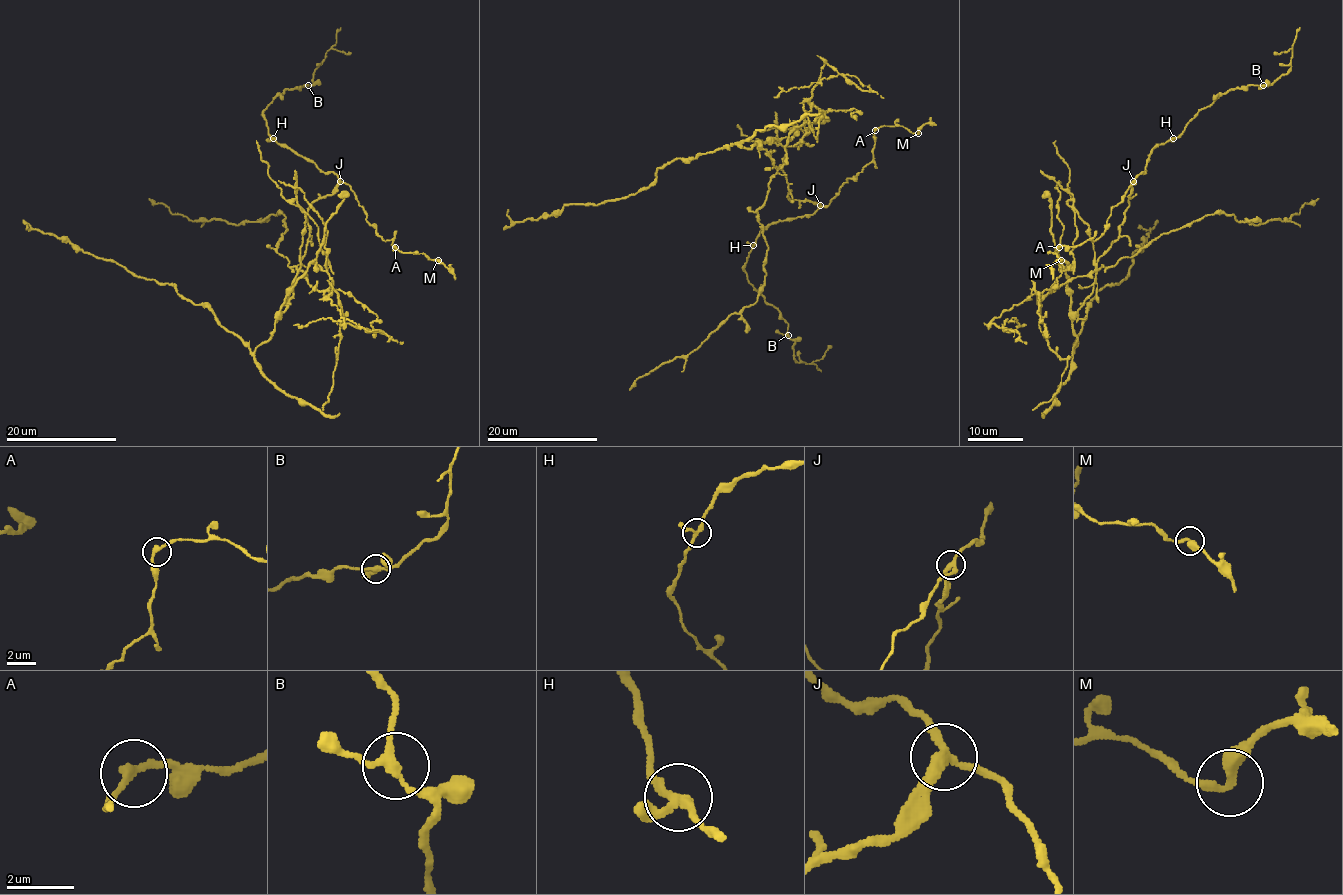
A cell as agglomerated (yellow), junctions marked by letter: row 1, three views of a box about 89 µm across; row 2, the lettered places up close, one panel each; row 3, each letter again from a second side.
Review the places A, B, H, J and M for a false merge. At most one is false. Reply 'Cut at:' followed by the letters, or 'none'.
Cut at: J

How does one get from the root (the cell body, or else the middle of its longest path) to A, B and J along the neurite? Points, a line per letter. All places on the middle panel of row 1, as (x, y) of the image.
A: (781, 170), (791, 201), (812, 201), (825, 206), (846, 179), (853, 179), (872, 159), (875, 130)
B: (781, 170), (789, 199), (812, 201), (818, 208), (812, 215), (769, 224), (744, 270), (788, 324), (788, 335)
J: (781, 170), (787, 179), (789, 190), (787, 195), (791, 201), (812, 201), (820, 205)

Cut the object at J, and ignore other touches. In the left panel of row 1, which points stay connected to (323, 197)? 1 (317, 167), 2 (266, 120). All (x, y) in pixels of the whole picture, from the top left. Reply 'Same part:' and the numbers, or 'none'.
Same part: none

